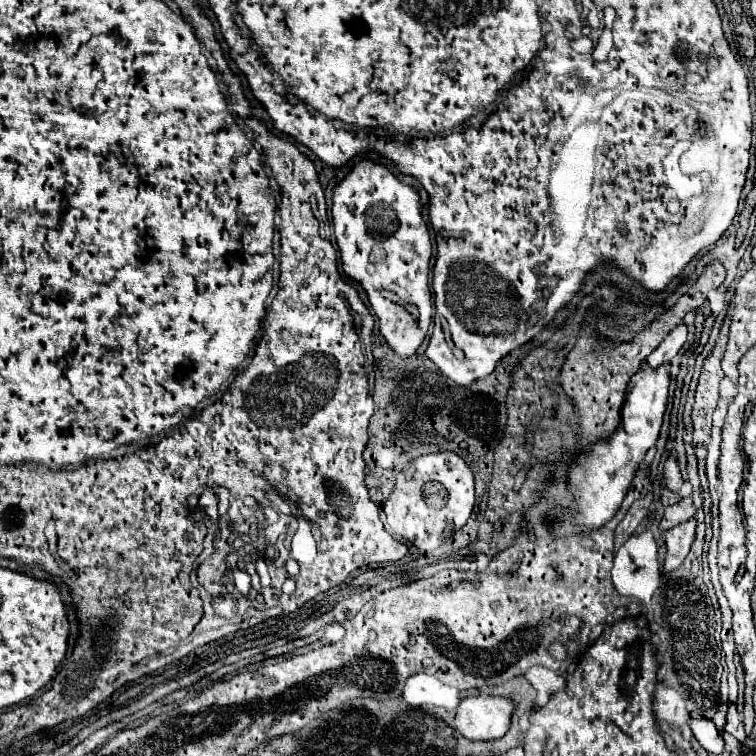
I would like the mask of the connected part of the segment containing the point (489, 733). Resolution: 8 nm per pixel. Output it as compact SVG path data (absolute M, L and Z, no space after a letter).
M466 697L458 705L456 729L470 741L500 739L514 713L514 701L508 697Z

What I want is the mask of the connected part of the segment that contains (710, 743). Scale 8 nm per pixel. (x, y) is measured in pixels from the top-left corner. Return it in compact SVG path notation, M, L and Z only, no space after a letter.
M690 717L690 729L698 743L712 755L718 755L722 751L722 737L716 731L716 725L712 719L706 717Z

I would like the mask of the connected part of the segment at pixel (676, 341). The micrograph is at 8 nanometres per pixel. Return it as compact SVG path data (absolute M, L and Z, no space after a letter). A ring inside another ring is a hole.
M680 323L674 331L670 331L668 339L664 343L660 343L648 357L646 363L652 369L658 369L660 365L668 365L672 361L672 357L682 349L682 345L686 343L686 323Z

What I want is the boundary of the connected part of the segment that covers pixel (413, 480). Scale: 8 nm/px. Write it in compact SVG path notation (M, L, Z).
M442 451L422 455L398 473L384 511L392 533L400 535L420 551L434 551L468 521L474 501L474 475L468 463L456 453Z

